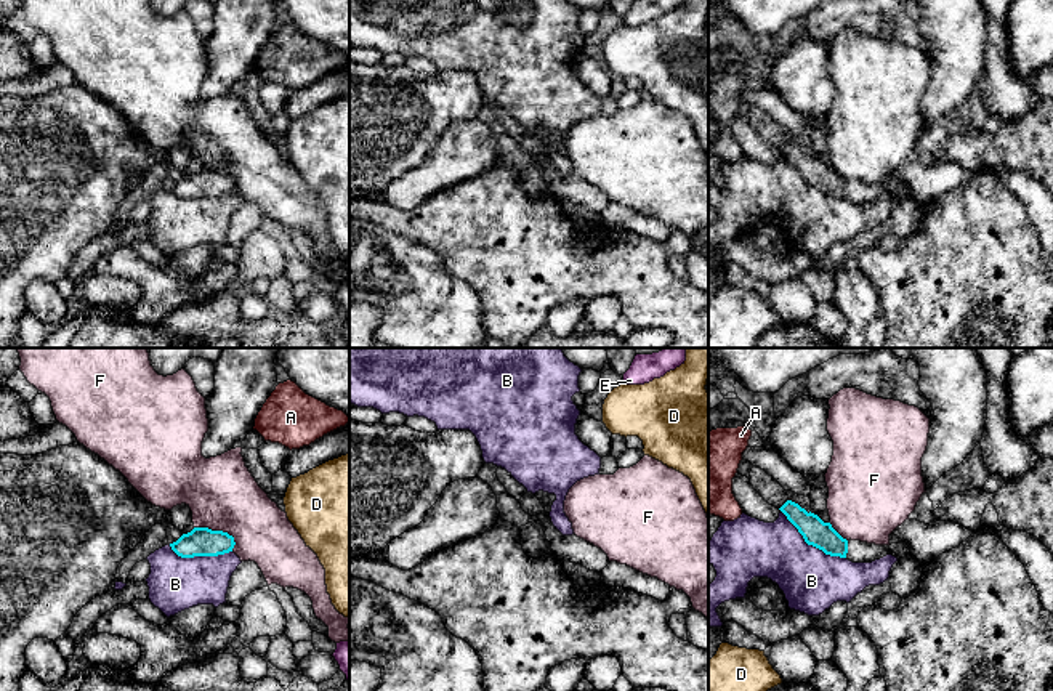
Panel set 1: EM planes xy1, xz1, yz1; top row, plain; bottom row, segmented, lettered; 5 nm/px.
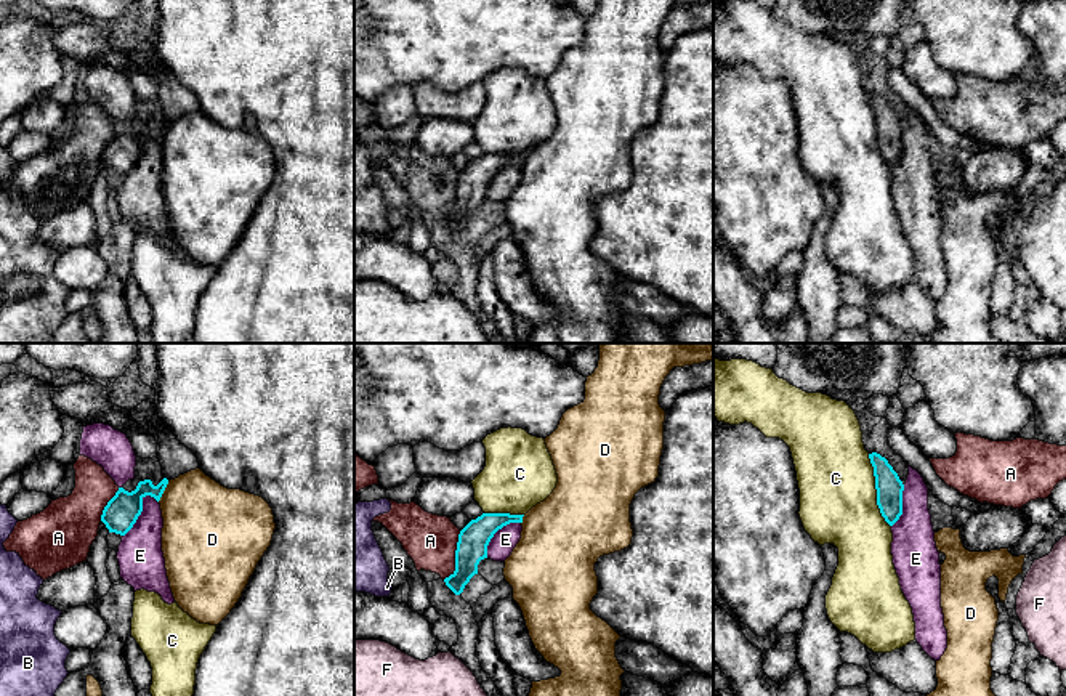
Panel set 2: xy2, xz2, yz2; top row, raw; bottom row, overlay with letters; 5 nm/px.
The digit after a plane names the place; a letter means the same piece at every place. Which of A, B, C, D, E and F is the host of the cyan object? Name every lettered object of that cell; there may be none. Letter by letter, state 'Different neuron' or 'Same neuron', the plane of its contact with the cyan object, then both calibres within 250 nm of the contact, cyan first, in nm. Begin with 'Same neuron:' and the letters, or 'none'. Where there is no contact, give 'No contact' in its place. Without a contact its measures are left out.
Same neuron: none
A: Different neuron. Touches cyan in xz2. Thickness 160 nm (cyan) against 260 nm
B: Different neuron. Touches cyan in yz1. Thickness 140 nm (cyan) against 300 nm
C: Different neuron. Touches cyan in yz2. Thickness 130 nm (cyan) against 380 nm
D: Different neuron. Touches cyan in xy2. Thickness 170 nm (cyan) against 400 nm
E: Different neuron. Touches cyan in xy2. Thickness 170 nm (cyan) against 220 nm
F: Different neuron. Touches cyan in xy1. Thickness 140 nm (cyan) against 360 nm

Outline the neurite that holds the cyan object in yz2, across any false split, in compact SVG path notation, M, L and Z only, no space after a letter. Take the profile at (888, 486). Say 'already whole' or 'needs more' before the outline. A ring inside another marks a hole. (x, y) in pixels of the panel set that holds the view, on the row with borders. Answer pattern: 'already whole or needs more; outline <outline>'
already whole; outline M872 452L869 459L874 467L877 505L885 521L893 526L902 515L904 484L885 457Z

